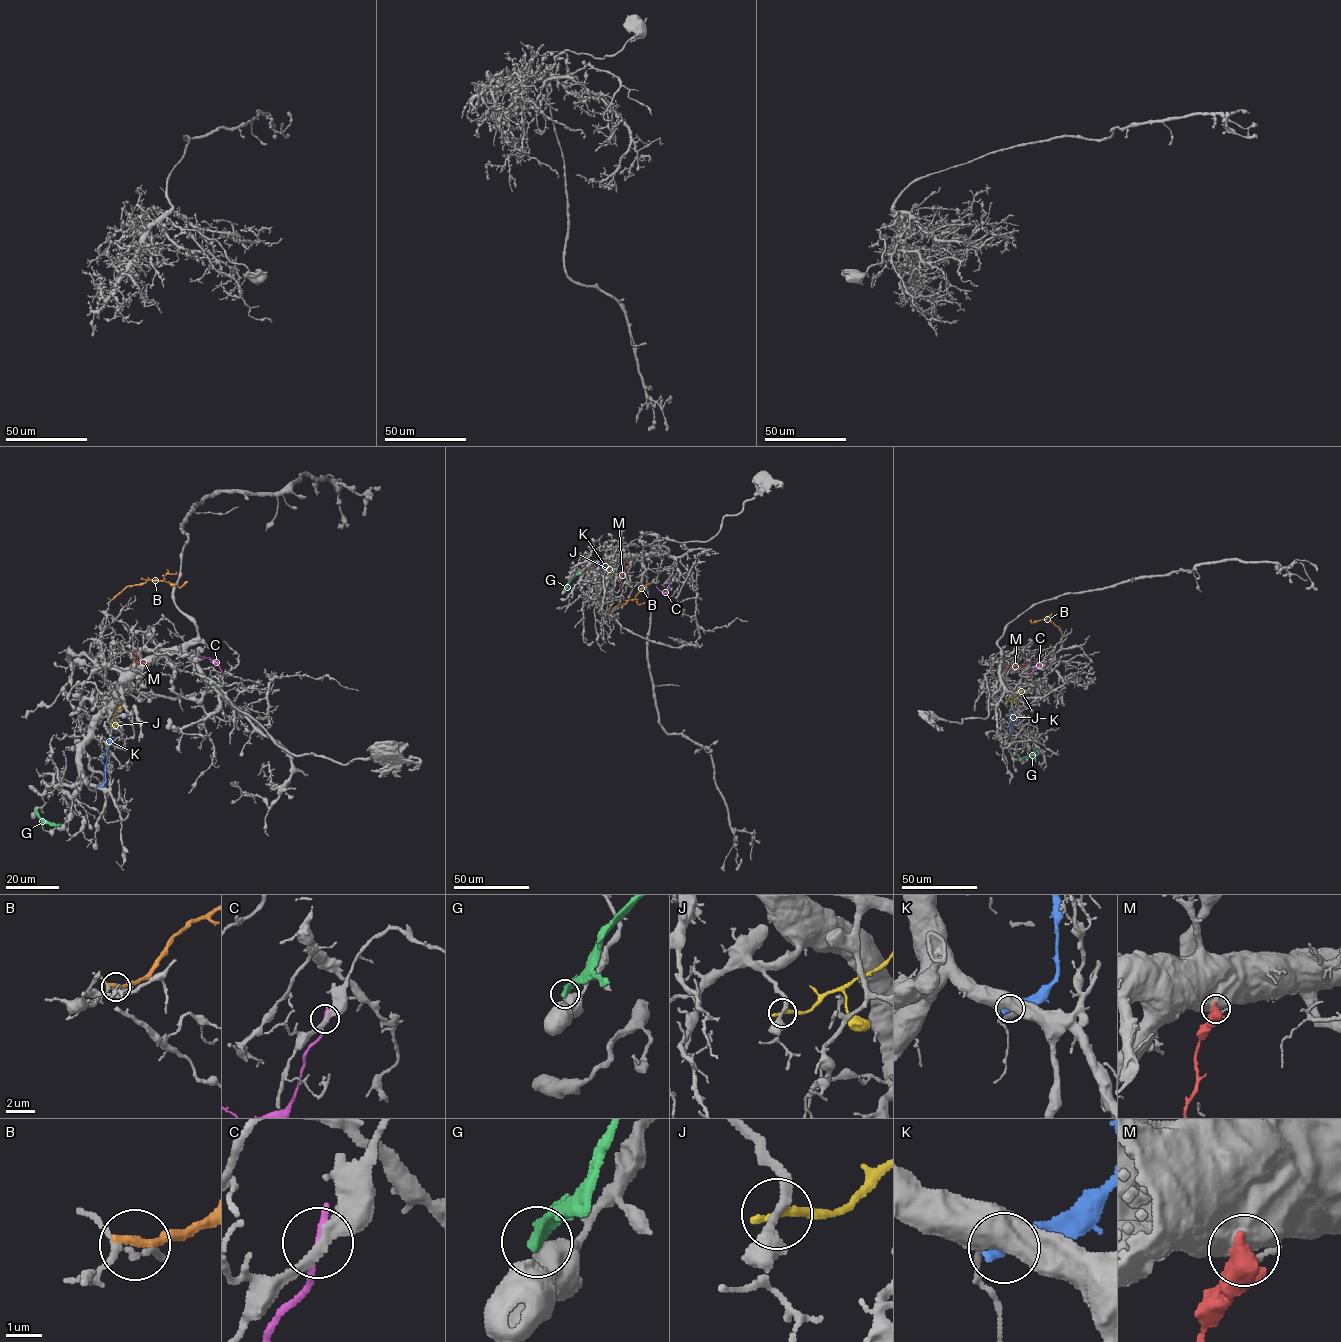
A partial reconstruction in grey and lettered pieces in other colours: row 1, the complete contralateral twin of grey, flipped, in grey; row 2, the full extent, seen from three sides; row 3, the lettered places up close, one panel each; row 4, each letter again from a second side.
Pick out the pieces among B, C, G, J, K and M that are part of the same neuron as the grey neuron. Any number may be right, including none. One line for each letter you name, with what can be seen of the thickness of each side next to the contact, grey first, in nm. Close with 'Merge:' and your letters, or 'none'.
K: 550/340 nm
Merge: K

